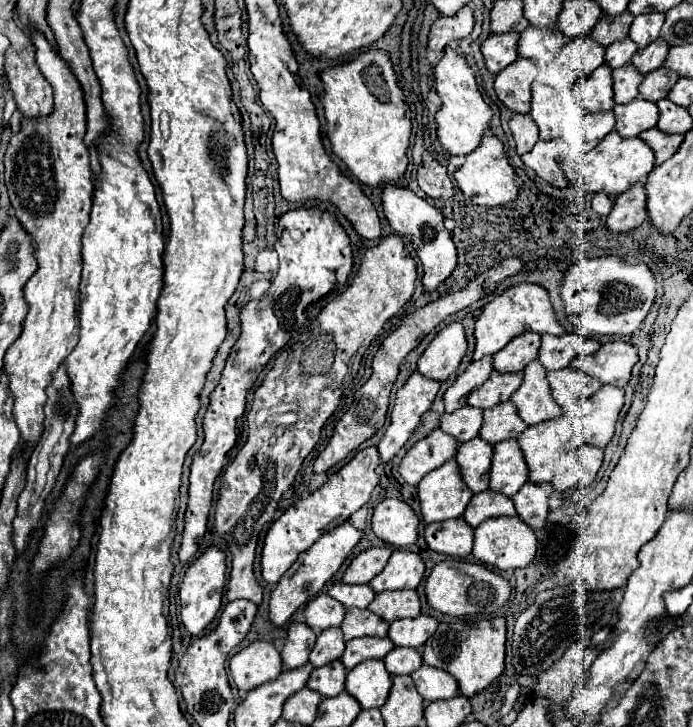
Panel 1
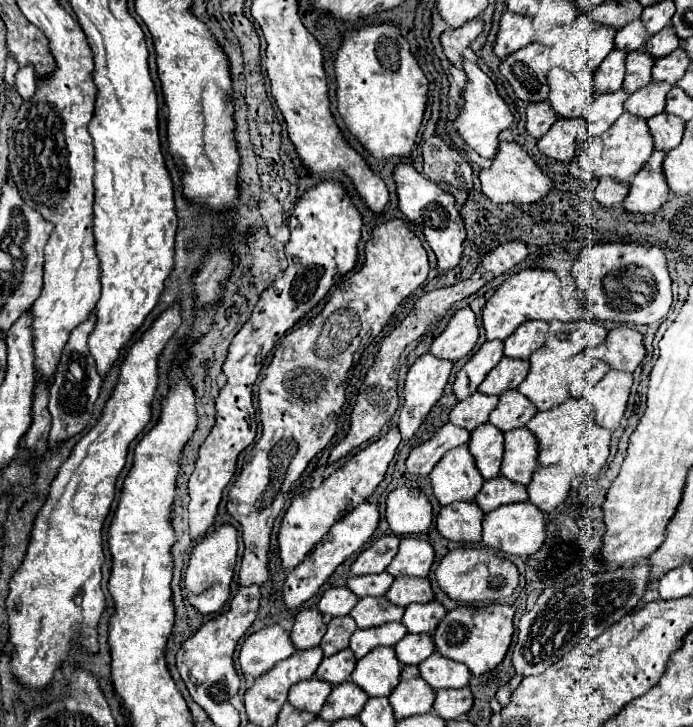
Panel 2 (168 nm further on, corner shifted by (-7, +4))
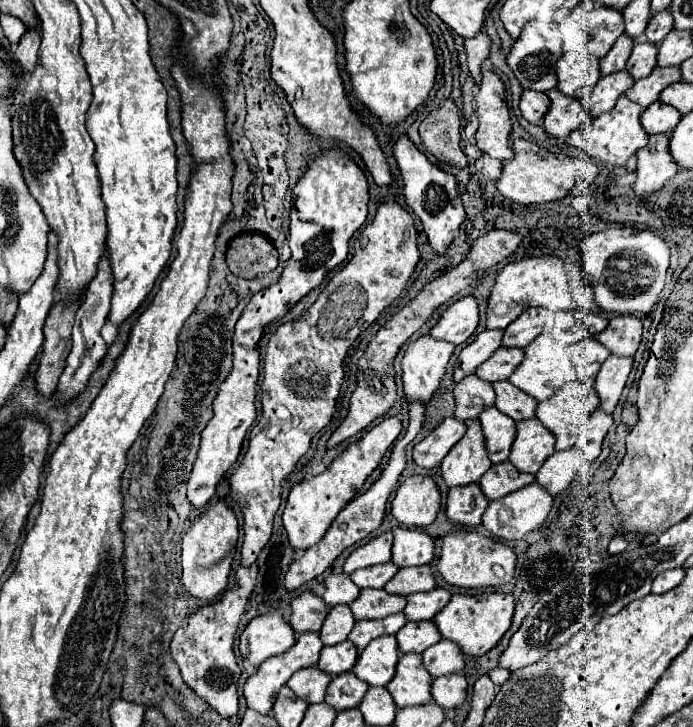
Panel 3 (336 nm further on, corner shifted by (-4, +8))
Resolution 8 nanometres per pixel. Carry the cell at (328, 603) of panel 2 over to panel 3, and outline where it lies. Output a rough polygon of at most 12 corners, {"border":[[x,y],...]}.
{"border":[[349,574],[325,578],[329,606],[351,604],[361,588]]}

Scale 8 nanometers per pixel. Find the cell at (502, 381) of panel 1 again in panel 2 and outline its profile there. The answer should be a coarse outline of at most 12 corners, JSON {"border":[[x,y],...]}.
{"border":[[502,358],[478,386],[480,394],[500,396],[528,374],[528,360]]}

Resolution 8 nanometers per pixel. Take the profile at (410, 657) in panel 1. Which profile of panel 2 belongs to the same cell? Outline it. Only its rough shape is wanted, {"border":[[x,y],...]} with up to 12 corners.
{"border":[[406,634],[394,650],[402,666],[424,662],[436,648],[428,634]]}

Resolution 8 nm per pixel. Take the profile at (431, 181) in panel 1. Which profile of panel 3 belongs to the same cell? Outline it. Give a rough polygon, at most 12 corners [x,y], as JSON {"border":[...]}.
{"border":[[445,98],[421,122],[425,148],[463,168],[461,112]]}

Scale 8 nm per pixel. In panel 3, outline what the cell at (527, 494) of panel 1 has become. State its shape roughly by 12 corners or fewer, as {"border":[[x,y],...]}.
{"border":[[575,448],[557,450],[537,472],[551,496],[571,484],[581,464]]}

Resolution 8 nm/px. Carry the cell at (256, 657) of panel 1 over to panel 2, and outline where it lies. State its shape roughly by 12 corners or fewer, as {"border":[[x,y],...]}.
{"border":[[278,624],[248,636],[240,650],[246,676],[262,676],[296,652]]}

